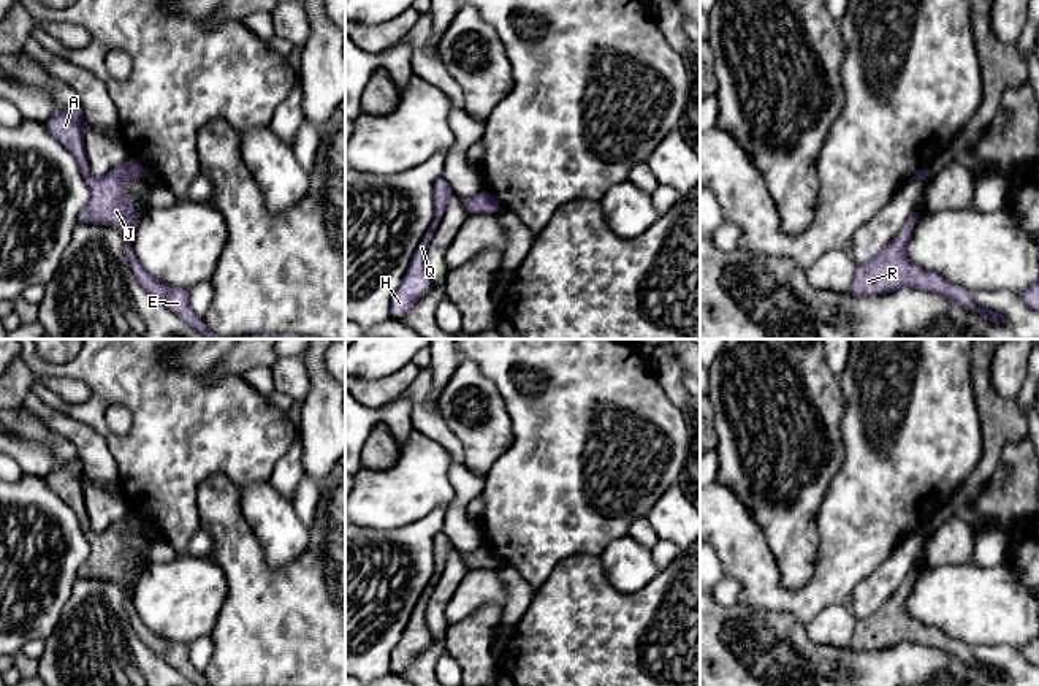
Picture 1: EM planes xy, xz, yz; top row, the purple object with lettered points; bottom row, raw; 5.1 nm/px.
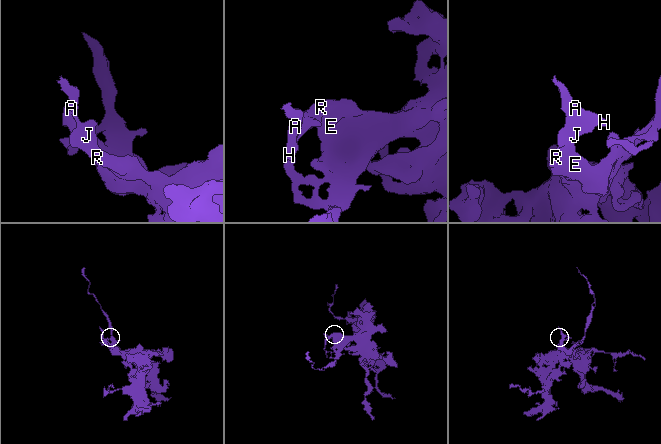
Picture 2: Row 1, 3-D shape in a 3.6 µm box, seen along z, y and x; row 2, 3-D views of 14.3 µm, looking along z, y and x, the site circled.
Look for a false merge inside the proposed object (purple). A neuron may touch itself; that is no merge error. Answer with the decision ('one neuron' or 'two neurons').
one neuron

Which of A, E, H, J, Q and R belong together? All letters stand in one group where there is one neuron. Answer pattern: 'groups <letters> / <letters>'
groups A E H J Q R

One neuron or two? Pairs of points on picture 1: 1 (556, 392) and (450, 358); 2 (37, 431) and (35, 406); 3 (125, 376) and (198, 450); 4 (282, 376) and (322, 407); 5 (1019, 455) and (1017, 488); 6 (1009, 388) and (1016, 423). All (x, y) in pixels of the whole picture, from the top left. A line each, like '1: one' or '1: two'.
1: two
2: two
3: one
4: two
5: one
6: two

